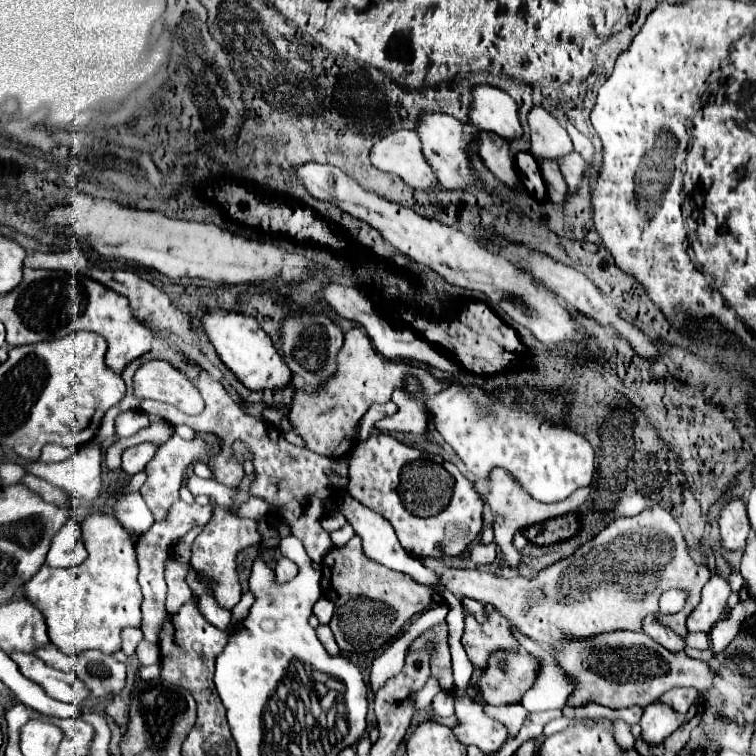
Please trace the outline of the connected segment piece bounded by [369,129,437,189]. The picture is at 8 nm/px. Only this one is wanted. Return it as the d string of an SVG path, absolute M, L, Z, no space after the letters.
M399 129L377 141L369 149L369 159L377 169L403 177L411 187L421 189L437 183L435 173L421 155L417 133L411 129Z

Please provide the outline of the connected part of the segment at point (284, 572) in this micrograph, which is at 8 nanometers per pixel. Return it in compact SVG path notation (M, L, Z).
M281 557L281 559L277 561L277 567L275 567L275 581L277 581L277 583L291 581L297 573L299 573L299 567L297 567L293 561Z

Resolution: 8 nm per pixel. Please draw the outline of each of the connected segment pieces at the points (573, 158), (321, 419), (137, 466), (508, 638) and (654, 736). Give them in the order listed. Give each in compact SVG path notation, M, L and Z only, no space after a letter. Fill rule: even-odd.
M573 151L573 153L563 155L563 157L559 159L559 169L561 169L561 175L563 175L563 179L567 181L569 189L571 189L571 191L577 191L579 179L581 179L583 171L589 169L589 165L587 165L585 159L581 159L581 155L577 155L577 153Z
M351 327L345 331L345 343L341 351L337 353L337 371L325 379L323 385L317 387L317 391L309 393L301 389L301 401L295 399L289 419L295 425L295 433L301 435L307 443L307 449L325 455L325 457L343 457L349 453L357 443L357 425L361 417L367 413L367 409L374 403L386 403L391 399L393 389L403 387L403 377L407 373L413 373L421 379L421 385L425 393L441 393L447 389L447 381L435 379L425 367L417 367L413 363L393 361L383 355L379 355L367 333L359 327Z
M141 443L141 445L125 449L121 455L121 469L129 475L143 471L145 465L153 459L157 449L159 449L159 443Z
M491 611L487 621L479 625L473 615L467 613L467 623L463 632L463 647L469 659L479 667L485 669L487 657L497 649L517 649L519 643L509 633L509 621L497 611Z
M653 701L645 707L639 725L643 727L643 741L649 745L657 745L679 729L681 715L673 711L673 707L669 707L667 703Z

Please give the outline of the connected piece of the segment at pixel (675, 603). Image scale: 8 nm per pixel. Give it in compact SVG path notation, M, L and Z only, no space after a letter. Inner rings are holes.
M677 589L664 592L660 598L659 612L669 614L680 611L685 605L687 593Z

